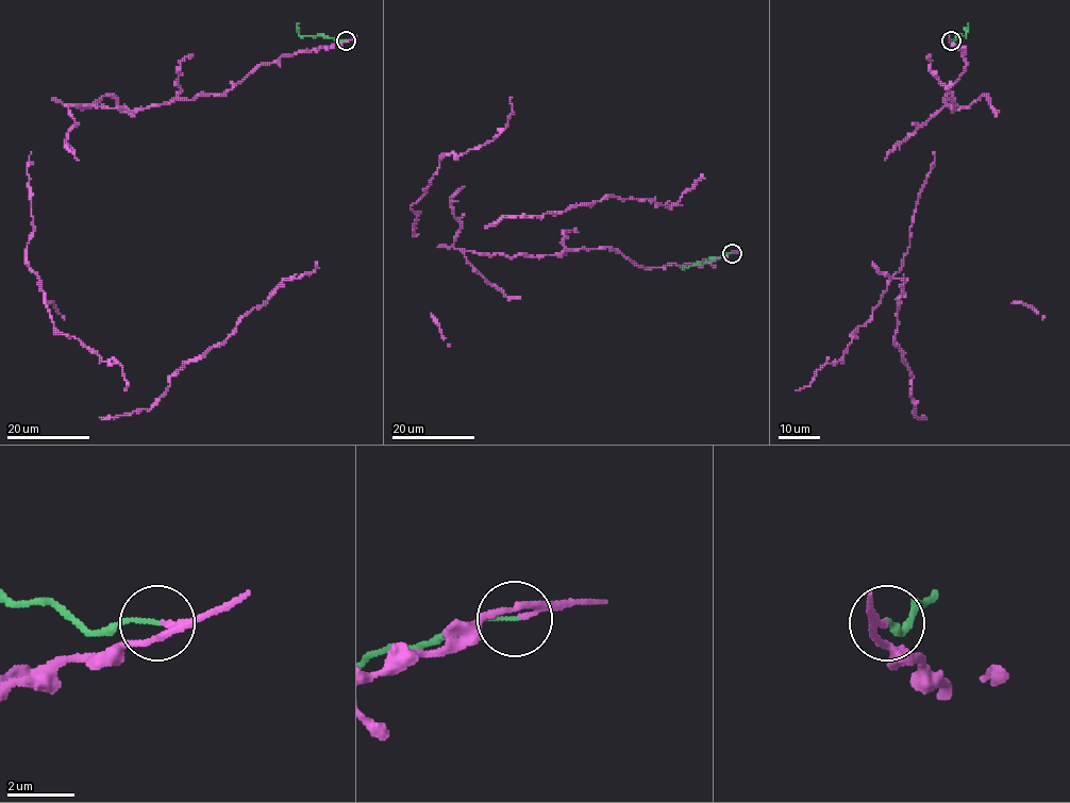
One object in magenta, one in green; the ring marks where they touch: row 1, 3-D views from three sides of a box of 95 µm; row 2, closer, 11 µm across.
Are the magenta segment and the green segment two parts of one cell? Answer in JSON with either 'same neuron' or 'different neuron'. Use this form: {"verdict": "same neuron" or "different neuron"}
{"verdict": "different neuron"}

